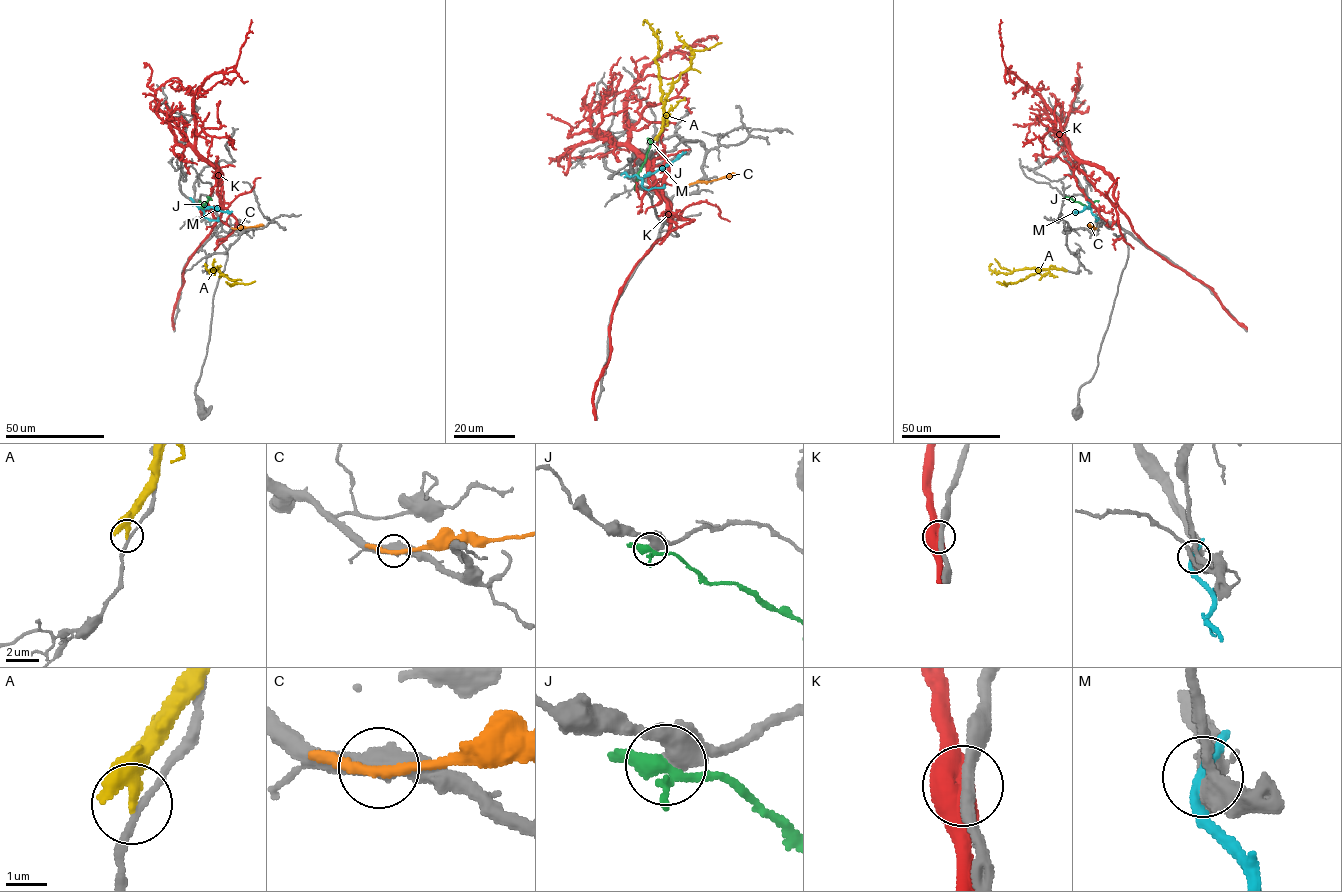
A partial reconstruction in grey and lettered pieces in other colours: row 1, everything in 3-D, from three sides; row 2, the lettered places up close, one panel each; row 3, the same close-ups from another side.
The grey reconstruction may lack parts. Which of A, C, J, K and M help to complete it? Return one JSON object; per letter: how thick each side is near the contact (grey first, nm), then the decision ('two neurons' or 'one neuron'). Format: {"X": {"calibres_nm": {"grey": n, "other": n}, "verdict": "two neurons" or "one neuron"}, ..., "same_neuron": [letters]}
{"A": {"calibres_nm": {"grey": 160, "other": 340}, "verdict": "two neurons"}, "C": {"calibres_nm": {"grey": 500, "other": 240}, "verdict": "two neurons"}, "J": {"calibres_nm": {"grey": 500, "other": 280}, "verdict": "two neurons"}, "K": {"calibres_nm": {"grey": 320, "other": 800}, "verdict": "two neurons"}, "M": {"calibres_nm": {"grey": 440, "other": 240}, "verdict": "two neurons"}, "same_neuron": []}

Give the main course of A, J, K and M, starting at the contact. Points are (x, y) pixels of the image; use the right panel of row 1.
A: (1066, 270), (1020, 269), (1004, 274), (990, 270), (989, 265), (992, 264)
J: (1068, 197), (1087, 207), (1098, 202)
K: (1241, 325), (1209, 287), (1134, 231), (1114, 196), (1116, 182), (1075, 157), (1060, 120), (1005, 71), (1001, 19)
M: (1087, 200), (1090, 209), (1074, 211)

